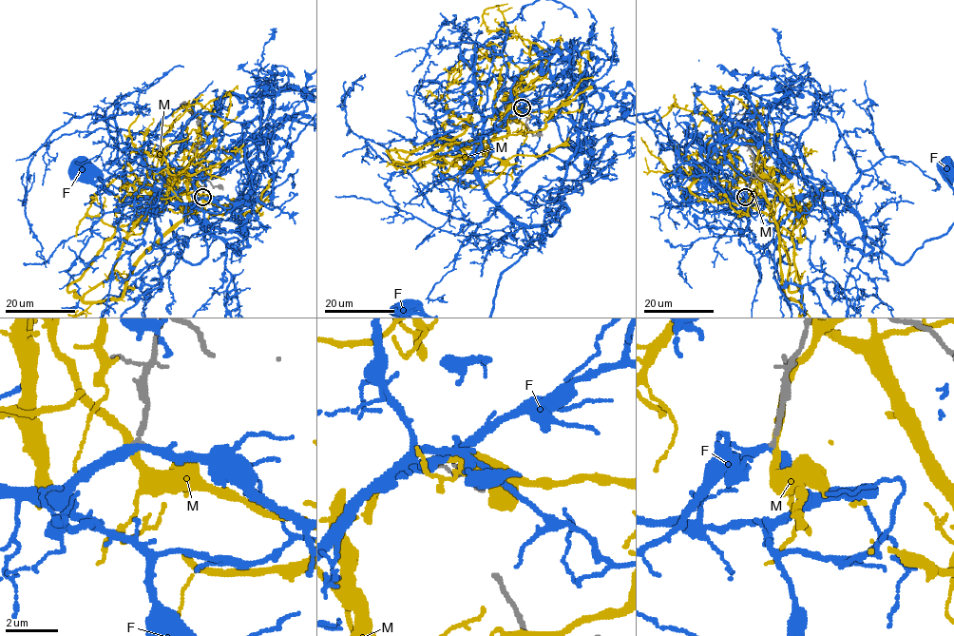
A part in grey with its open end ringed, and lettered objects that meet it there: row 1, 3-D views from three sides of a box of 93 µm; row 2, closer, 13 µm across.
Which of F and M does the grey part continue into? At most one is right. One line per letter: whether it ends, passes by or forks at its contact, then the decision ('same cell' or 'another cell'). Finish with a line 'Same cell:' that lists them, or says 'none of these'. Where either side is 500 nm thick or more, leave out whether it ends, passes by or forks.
F: it passes by; same cell
M: it passes by; another cell
Same cell: F

